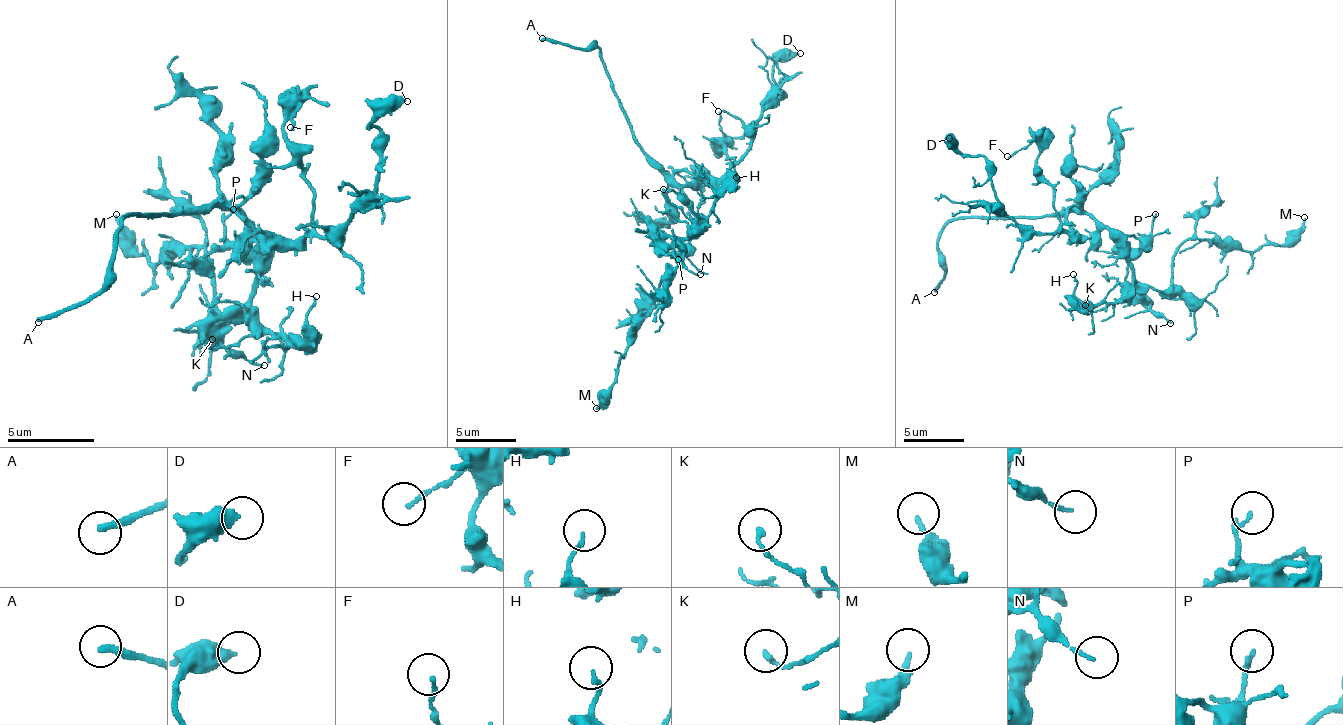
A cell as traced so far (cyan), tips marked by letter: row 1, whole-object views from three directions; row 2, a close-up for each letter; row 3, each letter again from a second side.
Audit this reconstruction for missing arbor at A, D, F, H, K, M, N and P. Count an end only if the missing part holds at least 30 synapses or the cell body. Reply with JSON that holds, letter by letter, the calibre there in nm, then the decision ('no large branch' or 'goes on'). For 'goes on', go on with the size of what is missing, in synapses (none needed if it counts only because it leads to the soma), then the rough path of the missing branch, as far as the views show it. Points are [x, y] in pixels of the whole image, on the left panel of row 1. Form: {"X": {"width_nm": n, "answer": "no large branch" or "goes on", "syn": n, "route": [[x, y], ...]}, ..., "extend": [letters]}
{"A": {"width_nm": 260, "answer": "goes on"}, "D": {"width_nm": 440, "answer": "no large branch"}, "F": {"width_nm": 140, "answer": "no large branch"}, "H": {"width_nm": 140, "answer": "no large branch"}, "K": {"width_nm": 180, "answer": "no large branch"}, "M": {"width_nm": 180, "answer": "no large branch"}, "N": {"width_nm": 110, "answer": "no large branch"}, "P": {"width_nm": 150, "answer": "no large branch"}, "extend": ["A"]}

